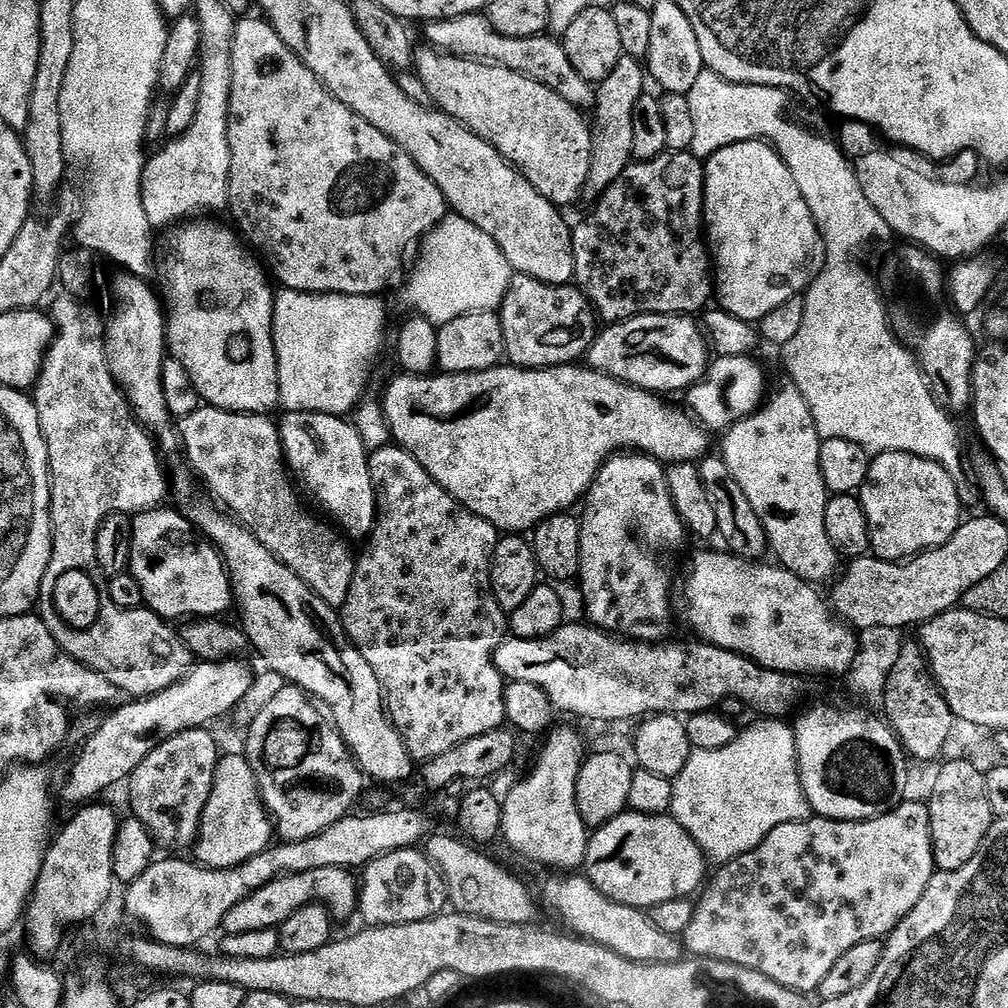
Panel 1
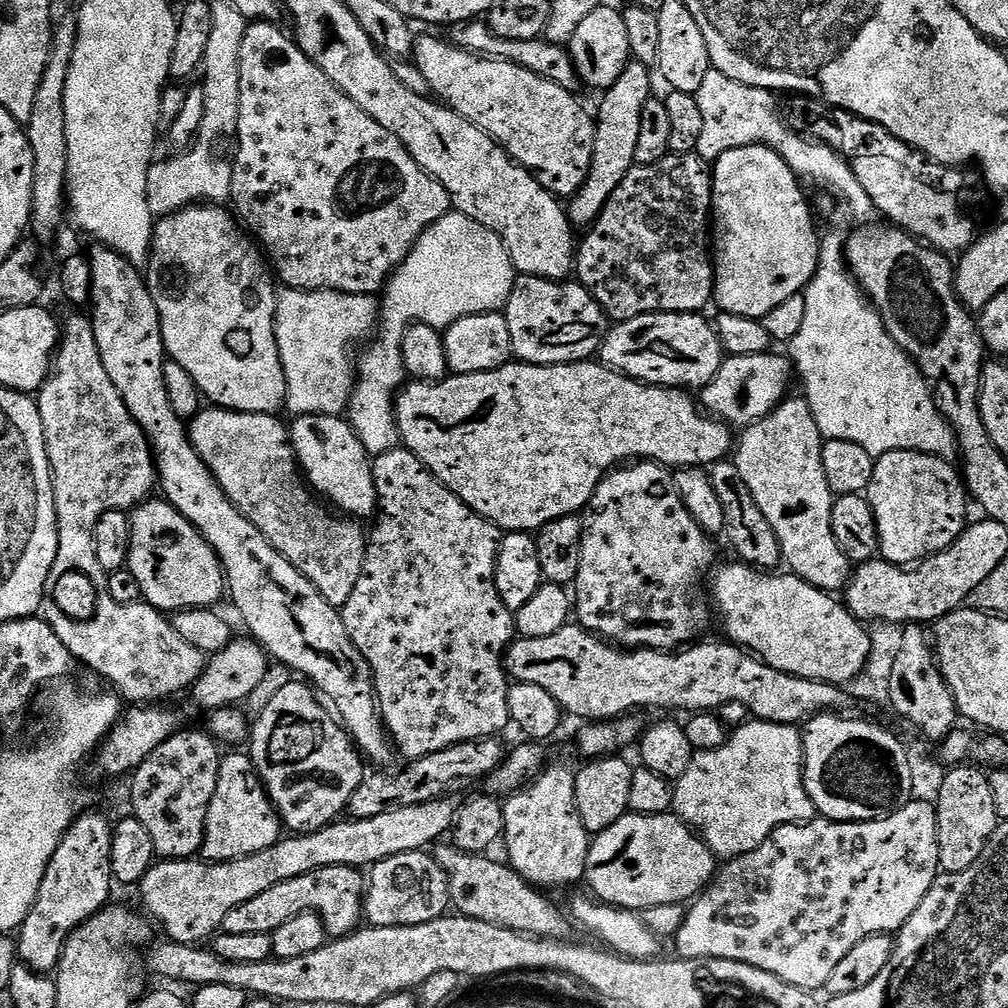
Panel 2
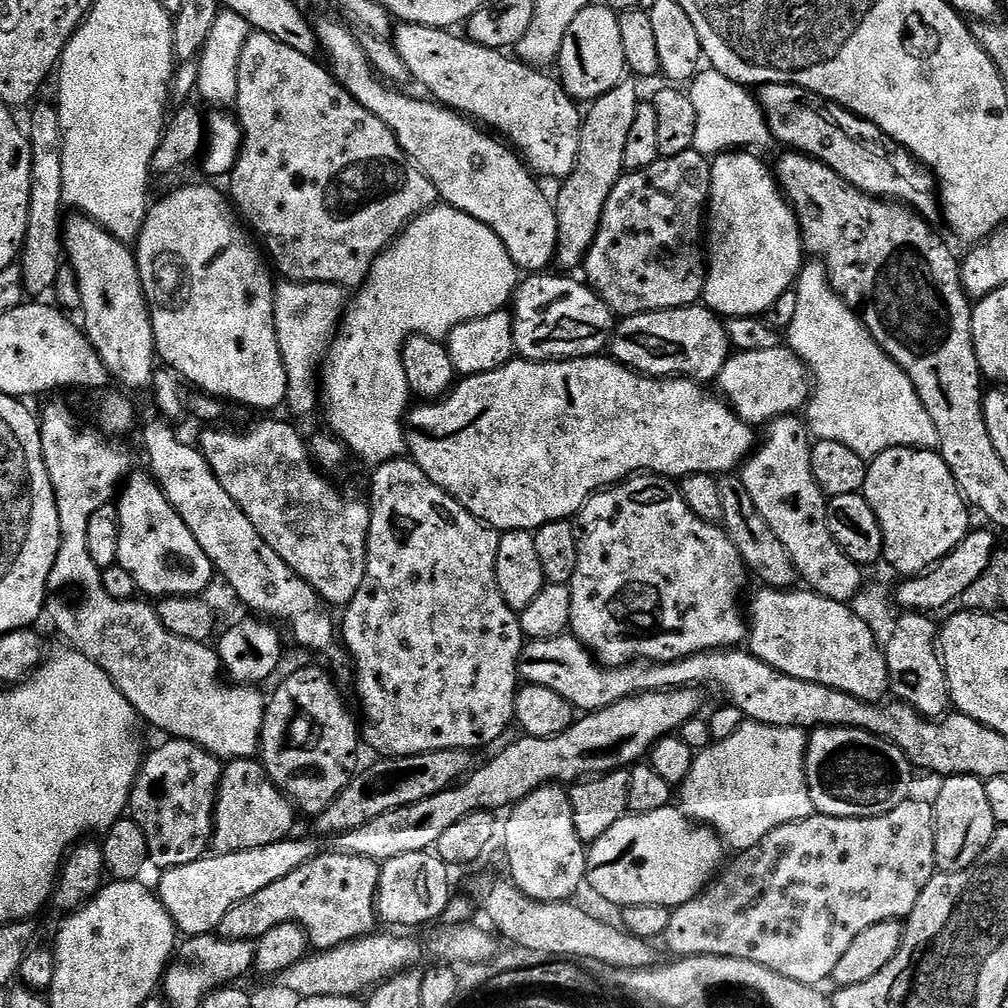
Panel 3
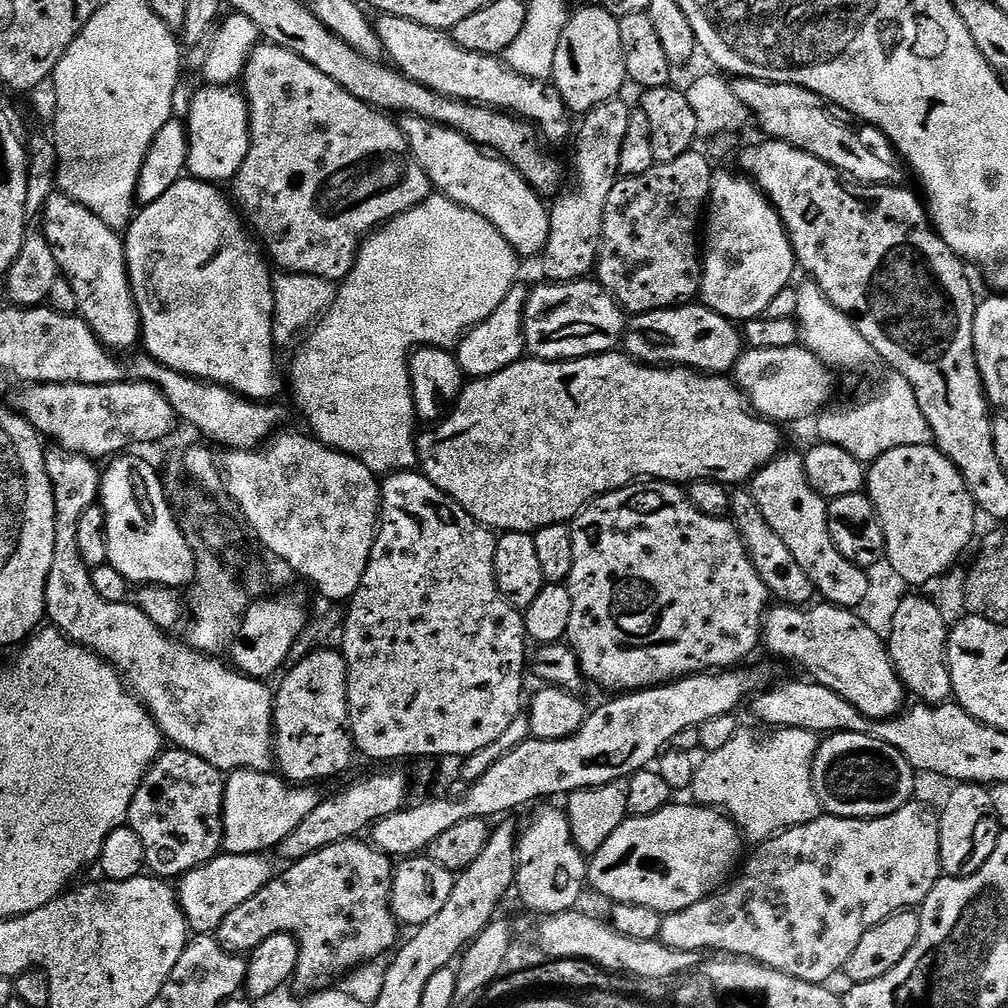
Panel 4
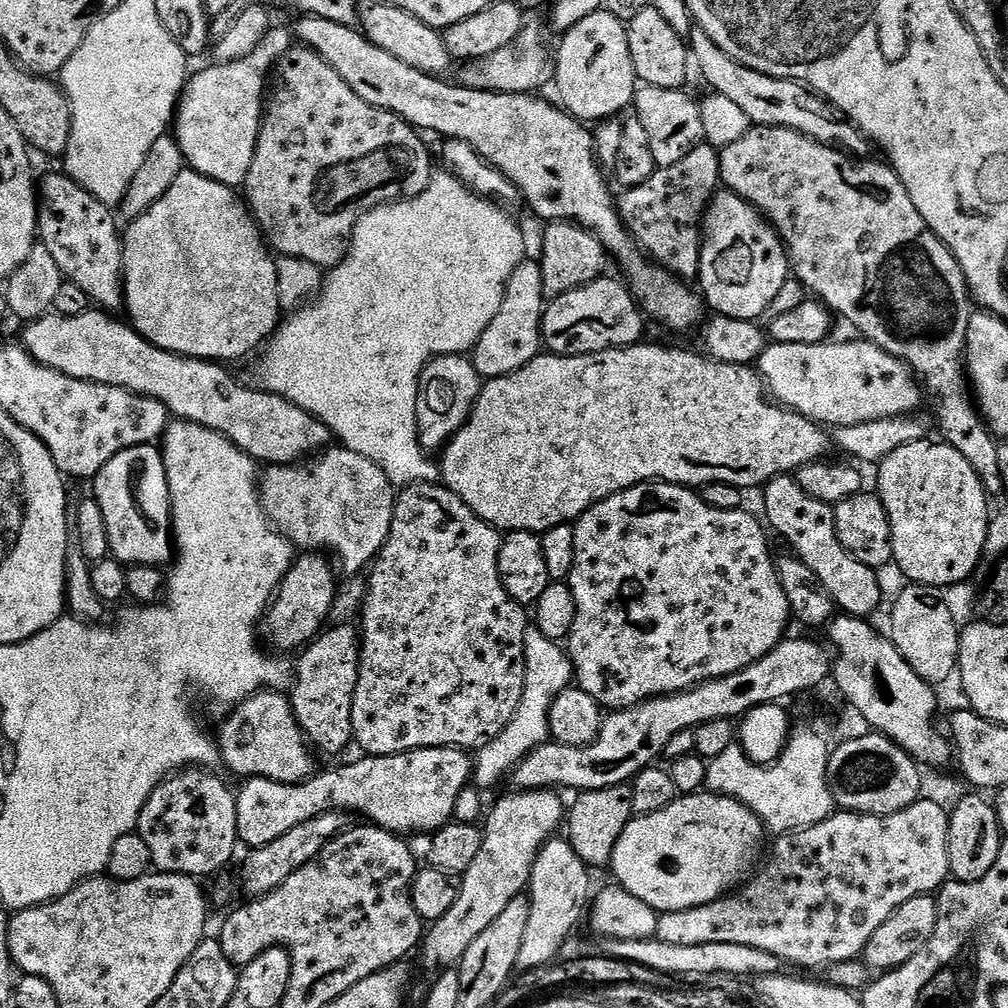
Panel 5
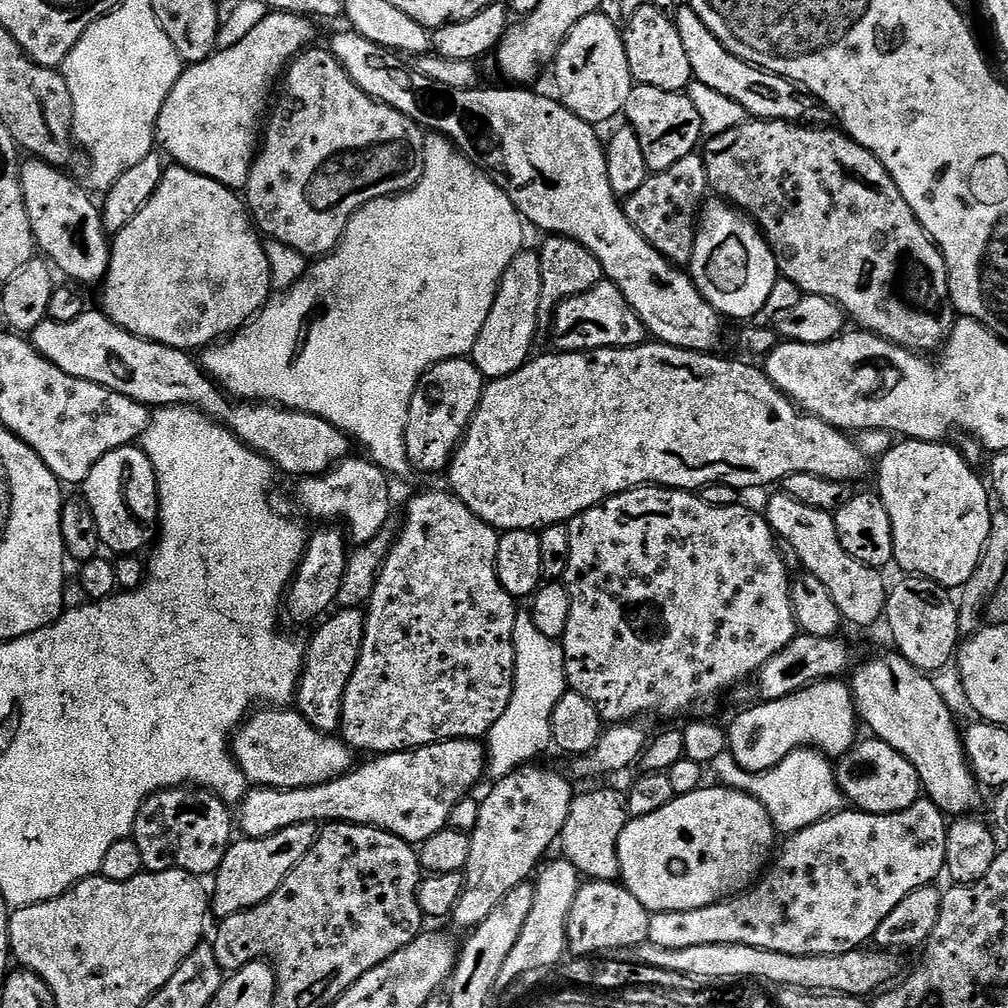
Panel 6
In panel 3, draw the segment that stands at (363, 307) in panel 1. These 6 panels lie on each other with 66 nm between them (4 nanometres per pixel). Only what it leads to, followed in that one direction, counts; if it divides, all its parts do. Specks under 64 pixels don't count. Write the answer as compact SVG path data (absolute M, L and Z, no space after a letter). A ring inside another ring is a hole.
M280 282L275 285L274 322L276 337L286 366L288 399L286 408L296 416L308 416L318 408L318 373L328 346L346 311L346 292L338 284L297 284Z

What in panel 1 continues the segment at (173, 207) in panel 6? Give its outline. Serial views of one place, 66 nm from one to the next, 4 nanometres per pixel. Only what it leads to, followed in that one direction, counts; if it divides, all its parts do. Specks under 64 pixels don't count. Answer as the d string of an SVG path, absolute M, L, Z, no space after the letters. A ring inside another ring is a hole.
M188 222L177 227L171 233L172 241L164 252L164 261L158 264L158 292L166 313L167 351L171 359L186 366L186 374L190 374L190 382L194 382L205 405L227 412L271 413L271 408L275 409L280 402L280 379L272 337L274 288L268 285L269 273L255 255L244 253L245 245L231 227L204 223L208 222Z

